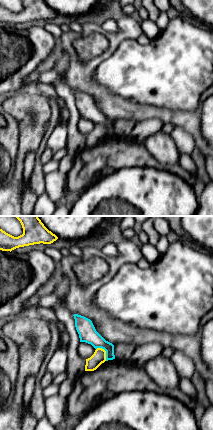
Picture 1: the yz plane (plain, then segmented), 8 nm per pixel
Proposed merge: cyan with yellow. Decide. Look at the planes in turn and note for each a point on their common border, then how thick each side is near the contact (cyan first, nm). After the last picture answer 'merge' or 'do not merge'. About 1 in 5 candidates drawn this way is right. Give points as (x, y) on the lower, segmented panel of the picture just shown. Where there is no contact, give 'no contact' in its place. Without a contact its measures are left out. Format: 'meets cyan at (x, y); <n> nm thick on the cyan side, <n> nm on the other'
meets cyan at (106, 352); 140 nm thick on the cyan side, 110 nm on the other

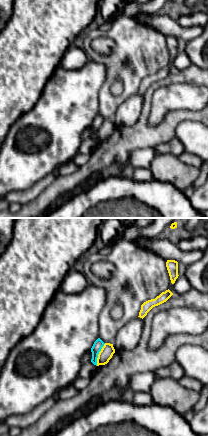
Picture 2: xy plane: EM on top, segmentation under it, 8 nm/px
meets cyan at (98, 353); 80 nm thick on the cyan side, 110 nm on the other

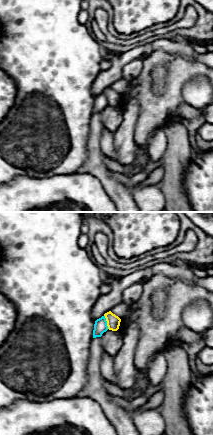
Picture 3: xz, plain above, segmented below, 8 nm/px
meets cyan at (106, 322); 110 nm thick on the cyan side, 110 nm on the other

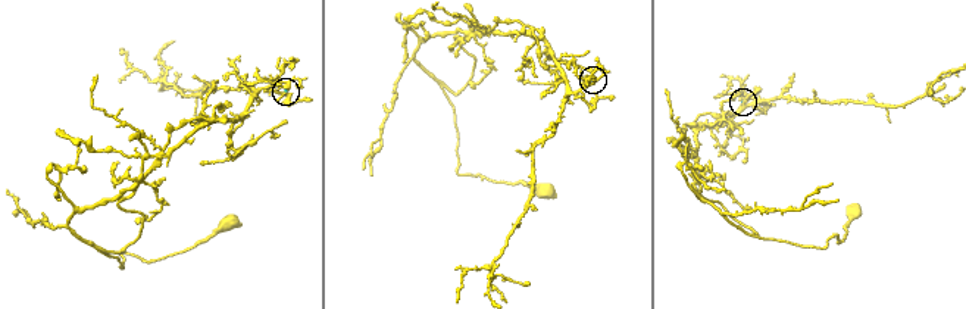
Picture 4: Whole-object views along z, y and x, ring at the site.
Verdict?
do not merge

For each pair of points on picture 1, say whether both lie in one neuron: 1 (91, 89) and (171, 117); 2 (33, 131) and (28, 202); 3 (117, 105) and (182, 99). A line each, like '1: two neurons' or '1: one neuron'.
1: one neuron
2: two neurons
3: two neurons

